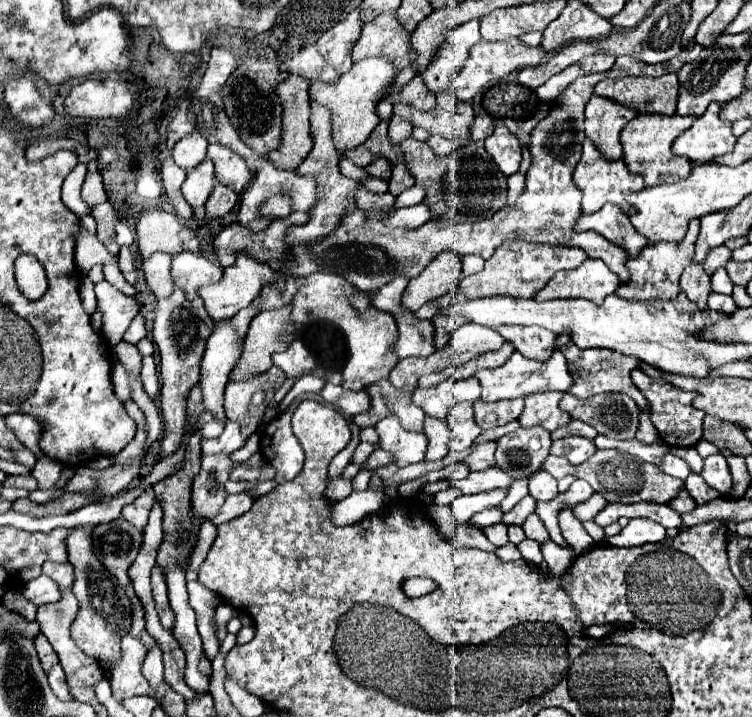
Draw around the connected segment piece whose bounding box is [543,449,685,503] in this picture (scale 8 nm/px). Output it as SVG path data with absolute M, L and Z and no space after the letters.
M599 449L599 451L595 451L595 455L591 459L583 461L577 467L571 467L567 463L567 459L563 459L563 457L549 455L543 463L543 469L549 471L555 479L561 479L565 475L575 475L577 479L585 479L593 487L593 491L601 493L611 503L615 503L615 501L621 501L621 503L639 503L639 501L669 503L671 499L675 499L681 493L681 489L685 485L681 479L661 473L655 465L635 461L627 453L619 453L615 449L605 449L605 451Z

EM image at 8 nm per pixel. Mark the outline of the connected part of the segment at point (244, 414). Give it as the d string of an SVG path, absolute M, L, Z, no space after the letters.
M271 367L261 375L251 375L241 381L229 381L225 389L227 419L237 421L245 437L253 435L275 389L279 389L285 379L287 377L279 367Z

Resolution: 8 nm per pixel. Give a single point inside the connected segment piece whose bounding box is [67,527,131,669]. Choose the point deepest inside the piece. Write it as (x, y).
(104, 616)

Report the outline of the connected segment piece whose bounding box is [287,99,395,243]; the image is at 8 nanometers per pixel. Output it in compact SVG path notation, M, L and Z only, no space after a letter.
M311 99L311 137L313 137L313 149L305 157L305 161L297 167L297 175L315 175L319 183L319 203L311 209L309 221L303 227L289 227L287 231L287 243L311 243L311 239L319 239L319 235L327 235L327 231L335 229L335 223L339 223L339 215L345 215L347 211L369 211L369 209L387 209L393 205L395 197L391 193L371 193L367 191L359 181L351 181L339 171L339 151L333 143L331 135L331 111L323 105L319 105L315 99Z

